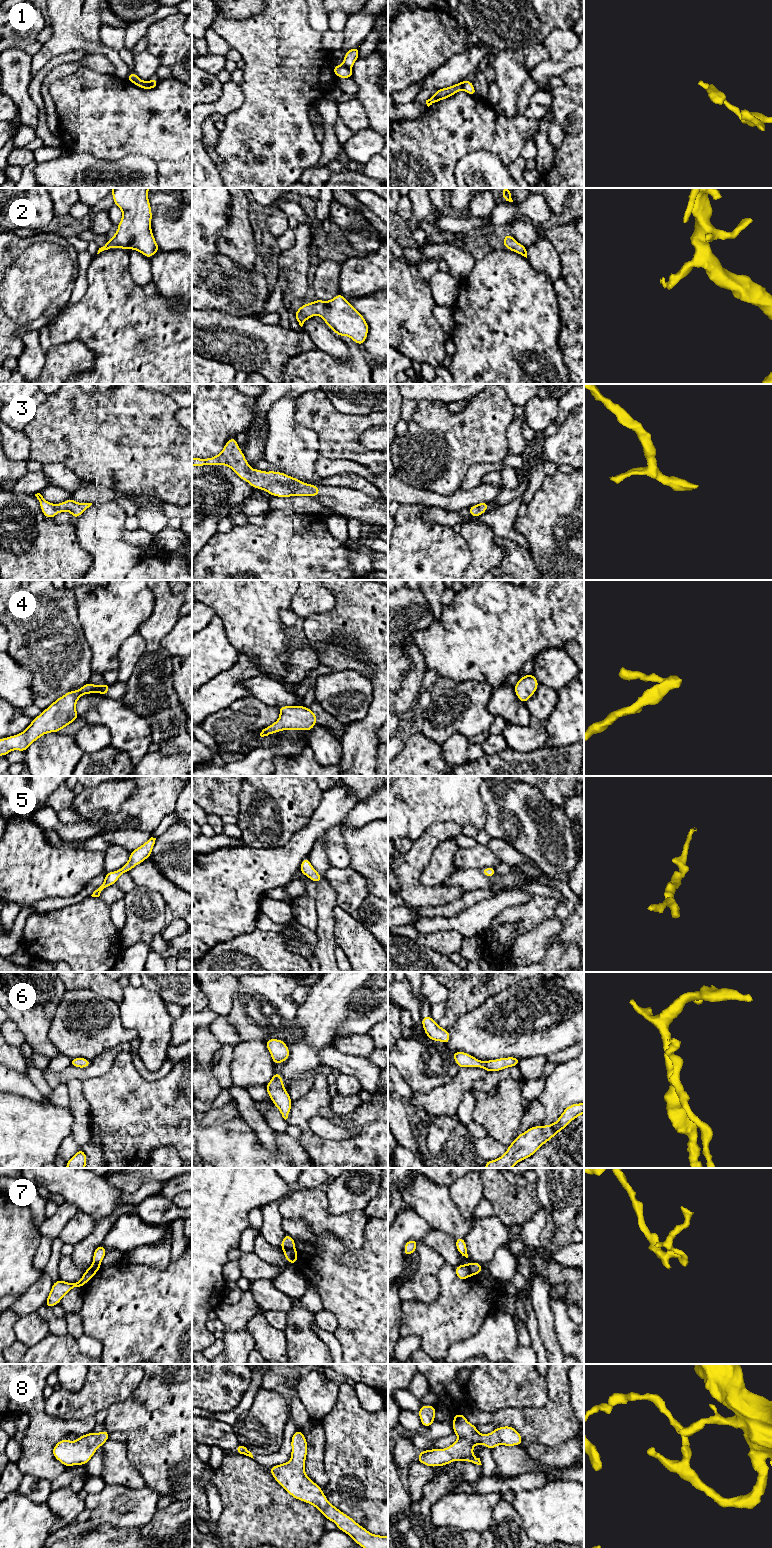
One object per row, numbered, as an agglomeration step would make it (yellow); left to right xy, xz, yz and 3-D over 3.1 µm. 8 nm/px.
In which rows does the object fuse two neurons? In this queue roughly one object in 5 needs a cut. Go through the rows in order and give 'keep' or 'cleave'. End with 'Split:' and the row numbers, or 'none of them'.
1: cleave
2: keep
3: keep
4: keep
5: keep
6: keep
7: cleave
8: keep
Split: 1, 7

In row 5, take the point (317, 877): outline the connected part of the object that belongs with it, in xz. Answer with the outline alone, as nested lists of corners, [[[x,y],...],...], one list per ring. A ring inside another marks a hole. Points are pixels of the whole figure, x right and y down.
[[[308,857],[302,860],[300,865],[300,872],[306,875],[310,880],[314,881],[315,883],[318,883],[323,879],[323,877],[311,865]]]

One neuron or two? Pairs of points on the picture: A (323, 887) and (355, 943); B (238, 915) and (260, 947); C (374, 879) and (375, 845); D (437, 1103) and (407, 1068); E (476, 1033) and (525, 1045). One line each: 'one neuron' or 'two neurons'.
A: two neurons
B: two neurons
C: one neuron
D: two neurons
E: one neuron

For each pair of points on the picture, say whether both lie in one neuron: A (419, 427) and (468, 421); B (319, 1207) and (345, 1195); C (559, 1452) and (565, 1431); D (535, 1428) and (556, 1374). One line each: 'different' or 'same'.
A: same
B: different
C: different
D: same

